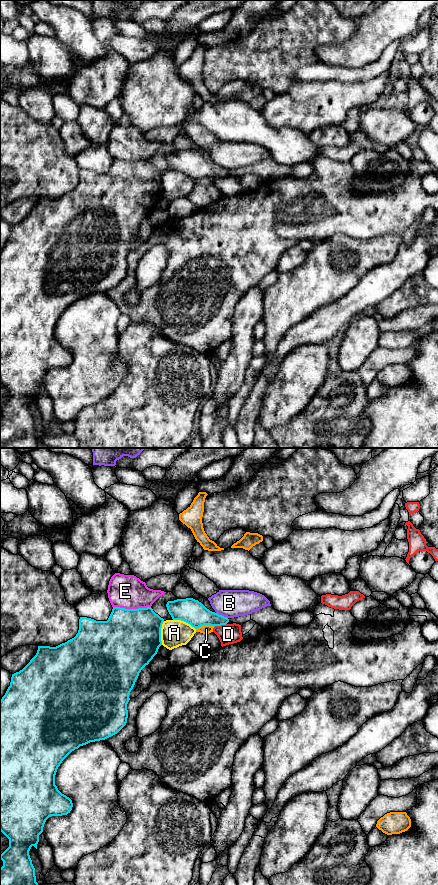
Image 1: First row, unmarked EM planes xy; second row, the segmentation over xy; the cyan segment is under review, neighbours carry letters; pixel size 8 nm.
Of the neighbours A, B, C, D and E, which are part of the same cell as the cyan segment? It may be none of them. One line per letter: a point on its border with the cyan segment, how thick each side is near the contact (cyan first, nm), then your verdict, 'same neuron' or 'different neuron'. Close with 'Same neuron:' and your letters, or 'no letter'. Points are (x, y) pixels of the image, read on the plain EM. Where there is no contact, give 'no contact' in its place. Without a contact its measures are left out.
A: meets cyan in xy at (160, 185); 480 nm thick on the cyan side, 220 nm on the other; different neuron
B: meets cyan in xy at (221, 167); 200 nm thick on the cyan side, 220 nm on the other; different neuron
C: meets cyan in xy at (204, 176); 200 nm thick on the cyan side, 80 nm on the other; different neuron
D: meets cyan in xy at (220, 177); 200 nm thick on the cyan side, 160 nm on the other; different neuron
E: meets cyan in xy at (132, 161); 480 nm thick on the cyan side, 280 nm on the other; different neuron
Same neuron: no letter

